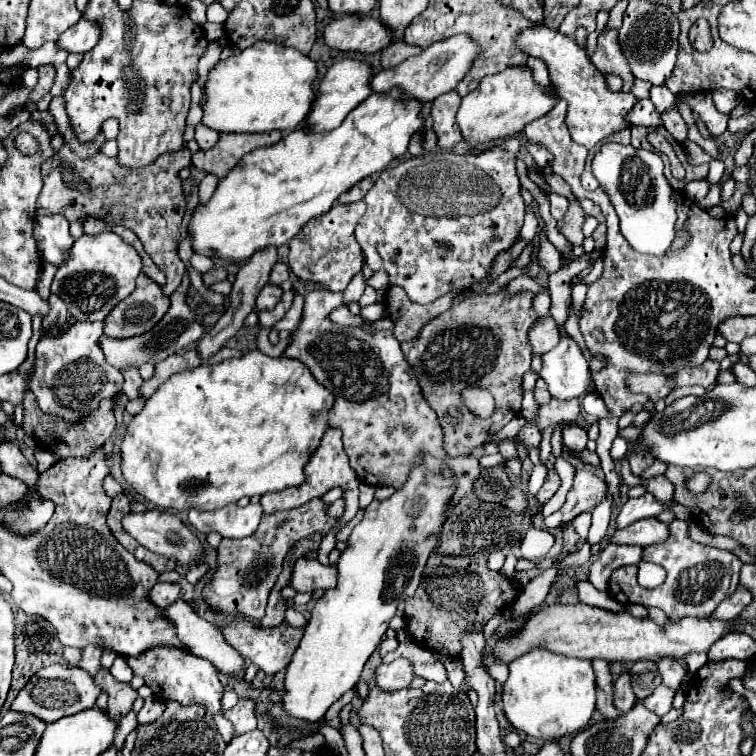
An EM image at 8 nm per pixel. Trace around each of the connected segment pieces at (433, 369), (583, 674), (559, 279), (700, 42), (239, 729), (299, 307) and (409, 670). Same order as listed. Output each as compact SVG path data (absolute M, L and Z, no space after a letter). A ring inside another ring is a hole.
M501 289L491 295L469 295L457 307L447 309L439 317L431 319L413 341L401 343L405 359L415 371L417 383L437 413L443 427L443 449L449 457L471 455L475 447L481 447L485 439L501 431L521 411L523 399L523 373L531 367L529 329L537 323L533 311L535 293L519 291L511 295ZM467 387L485 387L495 397L495 411L491 417L481 419L473 415L461 401L461 393Z
M535 649L509 663L509 679L505 681L503 693L501 693L503 711L515 731L529 735L533 739L539 739L539 741L555 741L567 735L575 735L591 723L595 705L597 705L595 687L597 685L595 685L595 673L593 673L591 661L563 657L559 653L551 653L549 649Z
M585 253L571 261L567 267L551 273L549 277L549 293L551 293L551 315L555 323L565 323L569 319L569 305L571 305L571 279L579 275L583 269L593 265L593 255Z
M697 19L695 25L689 31L689 39L695 45L697 51L709 51L711 49L711 33L709 23L705 19Z
M241 697L239 703L233 709L223 713L223 717L229 719L233 723L233 727L235 727L235 733L241 735L241 733L253 731L257 727L255 709L257 709L257 705L255 705L255 701L251 697Z
M297 293L295 299L293 299L291 309L285 313L285 317L283 317L281 321L277 321L277 323L273 325L273 329L275 329L275 331L283 331L283 329L285 329L285 331L293 331L293 329L299 325L301 311L303 311L303 295Z
M395 659L389 665L381 663L377 667L377 671L375 671L377 685L383 691L399 691L399 689L405 689L411 683L413 677L415 677L415 671L413 671L413 667L411 667L411 663L407 659Z

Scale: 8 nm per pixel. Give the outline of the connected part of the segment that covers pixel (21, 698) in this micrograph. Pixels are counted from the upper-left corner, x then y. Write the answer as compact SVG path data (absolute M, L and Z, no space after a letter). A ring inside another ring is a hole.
M57 663L57 665L43 667L39 673L35 673L35 677L31 677L27 685L19 691L11 709L17 713L33 713L45 723L55 723L61 717L91 709L99 693L101 689L95 685L93 677L87 671L79 667L69 667L67 663Z

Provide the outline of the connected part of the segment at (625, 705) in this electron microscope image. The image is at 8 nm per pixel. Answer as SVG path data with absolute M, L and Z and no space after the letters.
M623 671L615 681L615 707L627 713L633 705L635 705L635 693L631 689L631 677L629 671Z

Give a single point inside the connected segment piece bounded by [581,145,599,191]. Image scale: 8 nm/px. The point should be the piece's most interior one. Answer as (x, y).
(589, 182)

